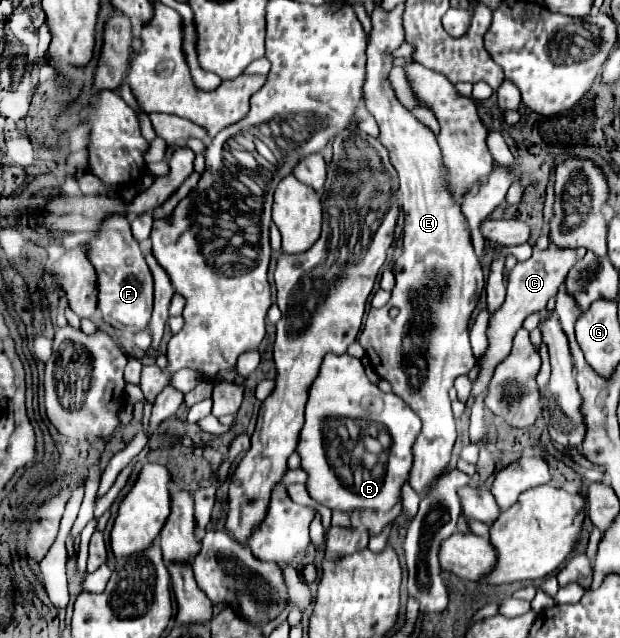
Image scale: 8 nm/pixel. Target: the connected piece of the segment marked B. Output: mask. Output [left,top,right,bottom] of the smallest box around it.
[297,354,421,514]

